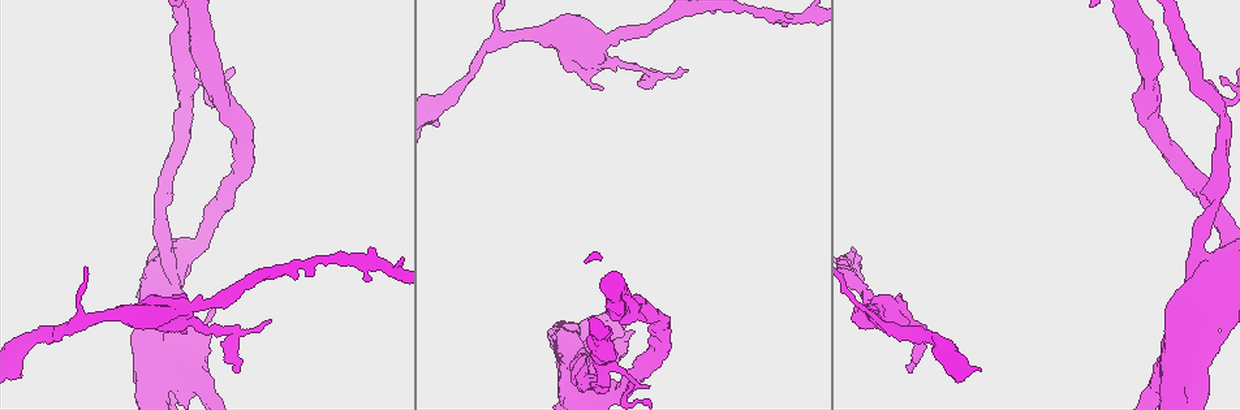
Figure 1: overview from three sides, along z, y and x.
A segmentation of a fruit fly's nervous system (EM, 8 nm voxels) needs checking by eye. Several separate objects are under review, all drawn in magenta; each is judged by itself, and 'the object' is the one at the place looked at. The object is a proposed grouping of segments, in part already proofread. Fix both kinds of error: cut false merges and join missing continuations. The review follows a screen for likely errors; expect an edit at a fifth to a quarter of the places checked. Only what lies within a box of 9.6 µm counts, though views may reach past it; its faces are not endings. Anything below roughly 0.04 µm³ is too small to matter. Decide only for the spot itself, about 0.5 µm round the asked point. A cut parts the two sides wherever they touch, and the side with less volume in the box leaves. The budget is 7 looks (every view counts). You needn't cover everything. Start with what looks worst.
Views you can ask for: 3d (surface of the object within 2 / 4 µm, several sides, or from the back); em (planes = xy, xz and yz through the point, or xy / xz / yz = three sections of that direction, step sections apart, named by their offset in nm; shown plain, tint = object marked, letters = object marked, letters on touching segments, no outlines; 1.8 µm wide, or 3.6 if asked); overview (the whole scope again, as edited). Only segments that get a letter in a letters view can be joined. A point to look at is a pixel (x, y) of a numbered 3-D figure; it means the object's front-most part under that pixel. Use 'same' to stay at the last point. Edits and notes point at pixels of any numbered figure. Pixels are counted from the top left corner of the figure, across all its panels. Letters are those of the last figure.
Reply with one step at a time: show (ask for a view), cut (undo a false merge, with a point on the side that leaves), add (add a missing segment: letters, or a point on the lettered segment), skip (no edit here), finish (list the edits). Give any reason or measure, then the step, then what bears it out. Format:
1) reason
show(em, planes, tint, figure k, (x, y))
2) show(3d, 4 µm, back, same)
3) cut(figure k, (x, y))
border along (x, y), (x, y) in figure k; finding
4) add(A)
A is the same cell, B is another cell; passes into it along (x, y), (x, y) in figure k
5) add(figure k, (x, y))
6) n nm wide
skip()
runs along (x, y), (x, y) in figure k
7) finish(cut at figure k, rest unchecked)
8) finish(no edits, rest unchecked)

touches itself
show(3d, 4 µm, back, figure 1, (1184, 346))

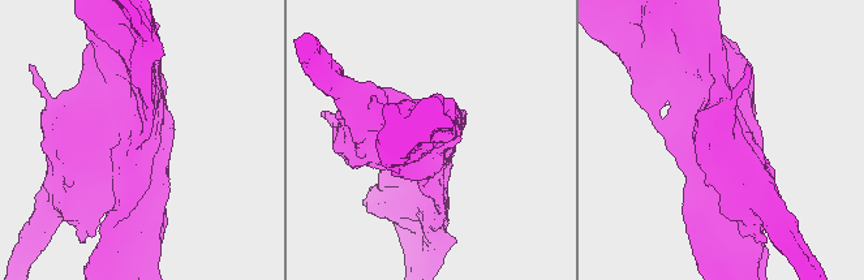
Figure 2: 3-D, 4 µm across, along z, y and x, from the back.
need the tissue
show(em, 3.6 µm, xz, step 8, tint, figure 2, (136, 133))

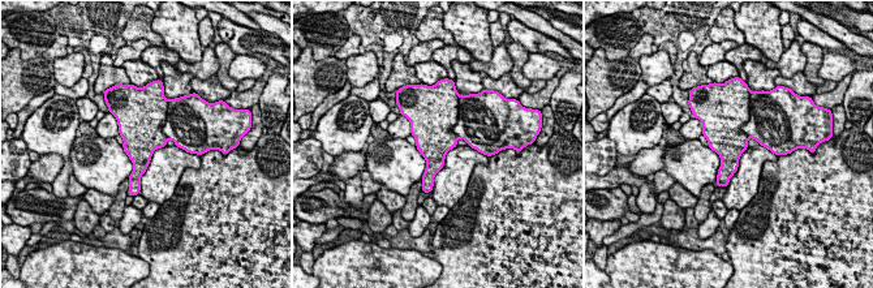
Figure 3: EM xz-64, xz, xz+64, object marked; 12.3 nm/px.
show(em, 3.6 µm, planes, letters, same)

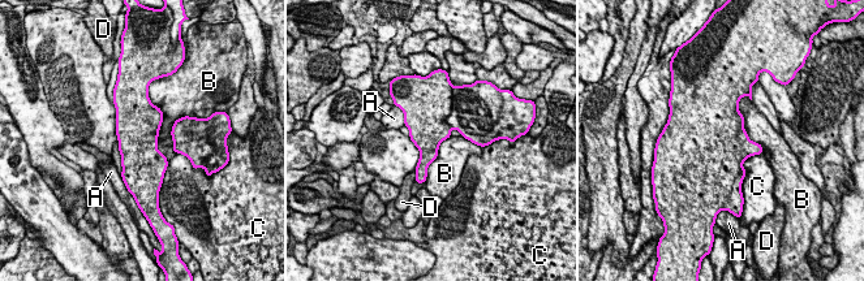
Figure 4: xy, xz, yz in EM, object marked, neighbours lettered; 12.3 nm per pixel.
500 nm wide
cut(figure 4, (469, 115))
A, B, C and D are other cells; border along (452, 96), (446, 119), (451, 129) in figure 4; a second neuron is stuck on

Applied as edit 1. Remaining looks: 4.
sudden change in width
show(em, planes, plain, figure 1, (942, 344))

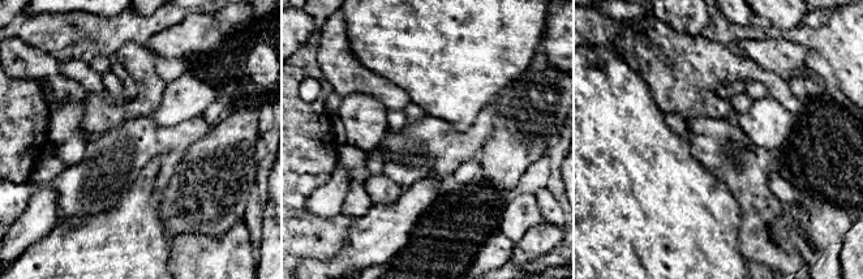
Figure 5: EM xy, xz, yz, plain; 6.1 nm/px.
show(em, planes, letters, same)

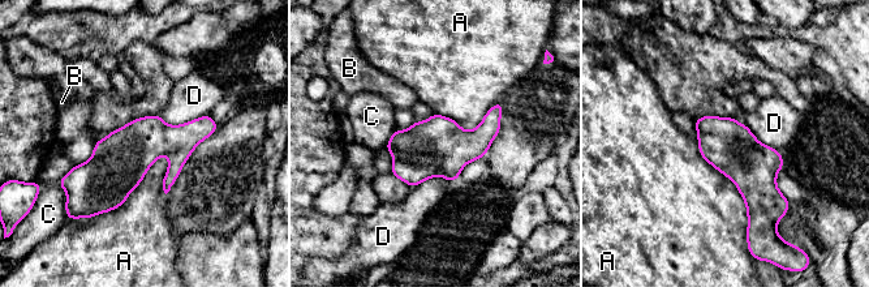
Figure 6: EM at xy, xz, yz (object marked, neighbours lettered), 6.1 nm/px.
A touches over 600 nm
skip()
A, B, C and D are other cells; border along (170, 155), (120, 206), (91, 217) in figure 6; all the same neuron

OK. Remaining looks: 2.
branch stops here
show(3d, 2 µm, figure 1, (185, 331))

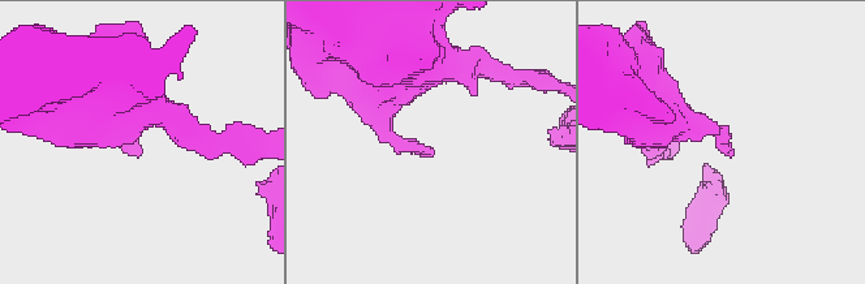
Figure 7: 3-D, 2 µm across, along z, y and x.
shape alone is not enough
show(em, planes, letters, figure 7, (135, 152))

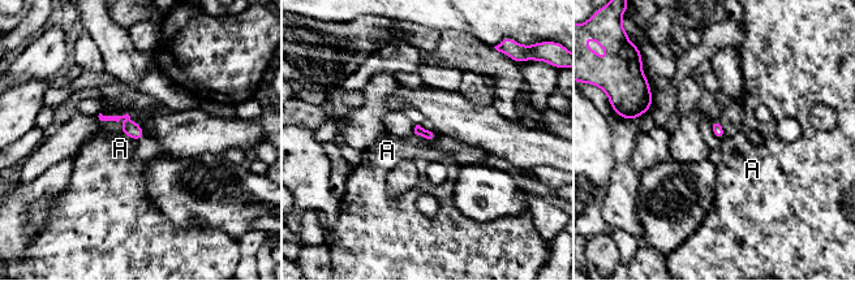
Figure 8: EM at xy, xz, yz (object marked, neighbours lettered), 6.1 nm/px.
skip()
A is another cell; none of them fits

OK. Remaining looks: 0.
finish(cut at figure 4, rest unchecked)

